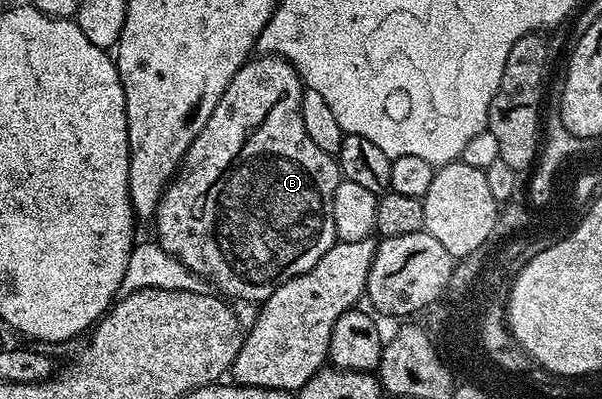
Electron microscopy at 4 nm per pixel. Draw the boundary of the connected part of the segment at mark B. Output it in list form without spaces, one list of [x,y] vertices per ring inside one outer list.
[[[262,53],[260,56],[253,56],[246,61],[244,66],[235,72],[231,84],[223,92],[219,104],[211,112],[203,132],[195,136],[191,148],[185,153],[185,159],[177,167],[177,173],[173,175],[173,181],[166,186],[161,199],[157,205],[155,223],[157,222],[157,234],[155,241],[171,256],[175,256],[183,263],[189,271],[197,275],[198,279],[210,282],[226,299],[241,298],[245,304],[260,304],[275,292],[287,280],[315,268],[323,256],[337,241],[335,232],[335,220],[333,219],[333,197],[335,188],[343,180],[341,167],[334,155],[323,152],[311,136],[307,136],[307,128],[303,128],[303,116],[301,115],[301,95],[303,83],[297,69],[287,58],[278,58],[276,54]]]

